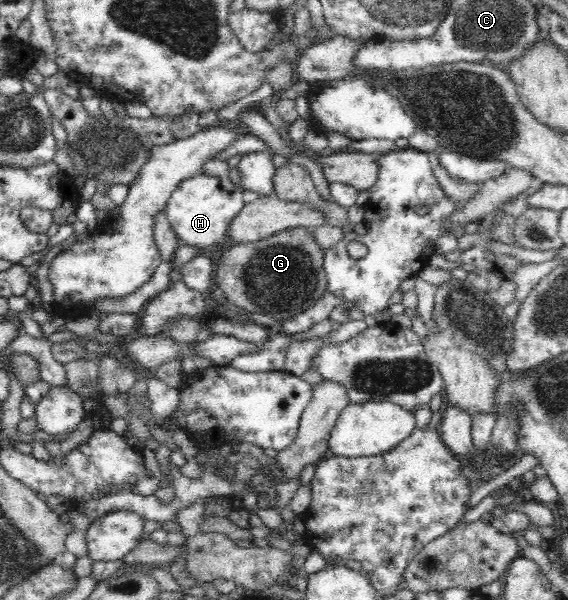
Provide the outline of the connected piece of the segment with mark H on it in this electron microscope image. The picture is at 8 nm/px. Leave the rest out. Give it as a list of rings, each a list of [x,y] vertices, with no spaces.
[[[200,174],[184,179],[166,205],[166,216],[181,243],[205,249],[226,241],[226,233],[236,215],[244,209],[244,190],[224,177]]]

